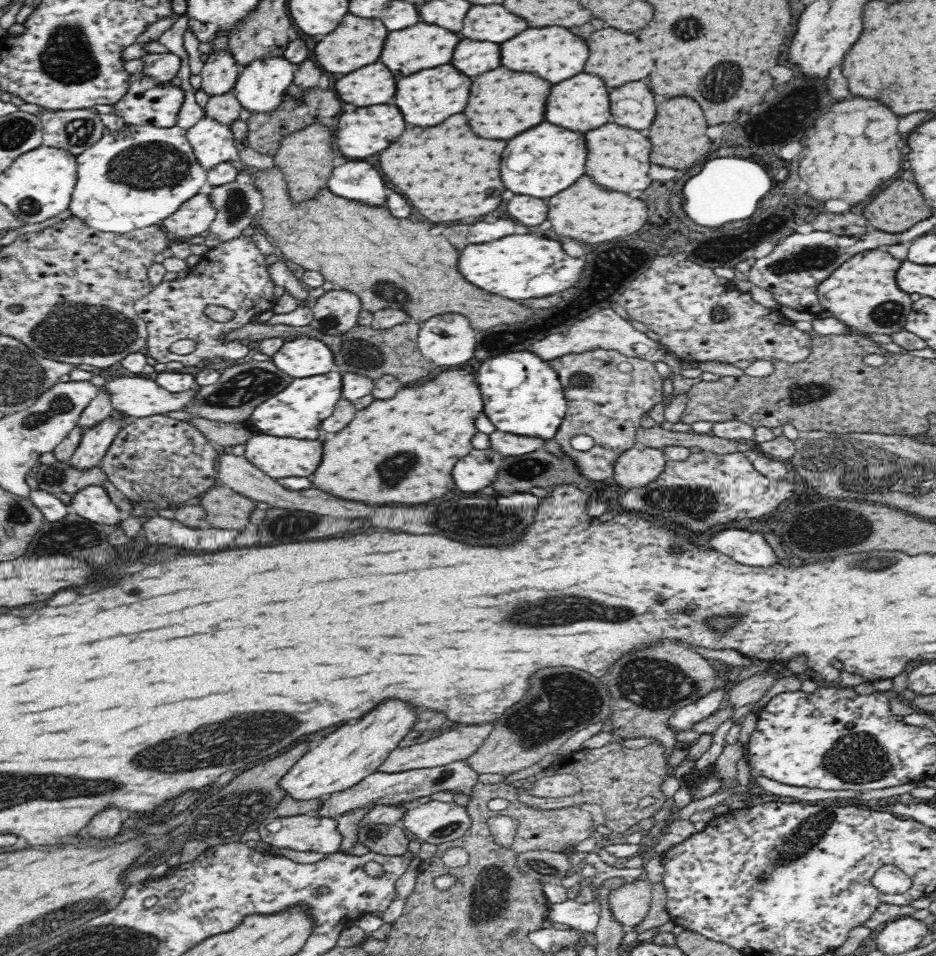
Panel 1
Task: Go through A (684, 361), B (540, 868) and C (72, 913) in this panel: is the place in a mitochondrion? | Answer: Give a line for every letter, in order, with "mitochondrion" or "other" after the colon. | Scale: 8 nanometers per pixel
A: other
B: mitochondrion
C: mitochondrion

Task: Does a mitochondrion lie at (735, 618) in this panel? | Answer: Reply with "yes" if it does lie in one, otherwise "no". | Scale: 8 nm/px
no

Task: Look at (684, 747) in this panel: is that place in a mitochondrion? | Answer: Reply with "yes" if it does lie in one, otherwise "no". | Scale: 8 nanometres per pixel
no

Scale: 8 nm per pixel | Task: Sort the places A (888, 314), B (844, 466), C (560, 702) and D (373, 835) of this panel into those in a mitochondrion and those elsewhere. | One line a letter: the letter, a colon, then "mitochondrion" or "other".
A: mitochondrion
B: mitochondrion
C: mitochondrion
D: mitochondrion

